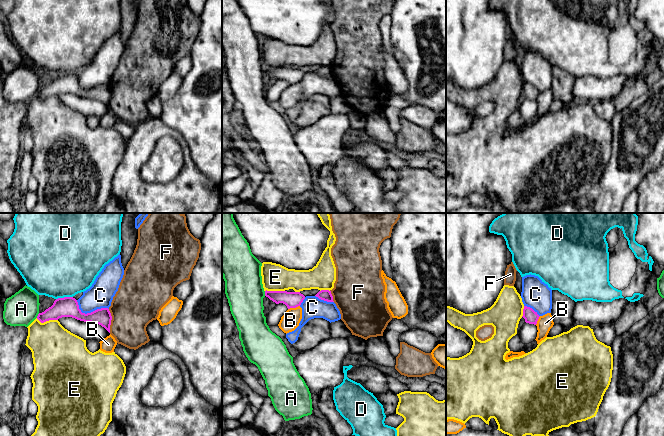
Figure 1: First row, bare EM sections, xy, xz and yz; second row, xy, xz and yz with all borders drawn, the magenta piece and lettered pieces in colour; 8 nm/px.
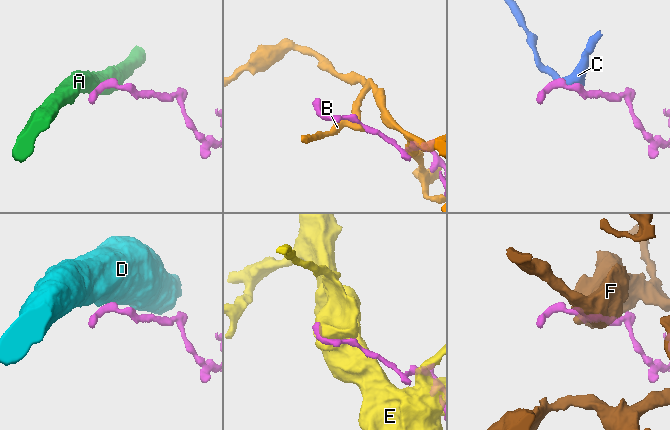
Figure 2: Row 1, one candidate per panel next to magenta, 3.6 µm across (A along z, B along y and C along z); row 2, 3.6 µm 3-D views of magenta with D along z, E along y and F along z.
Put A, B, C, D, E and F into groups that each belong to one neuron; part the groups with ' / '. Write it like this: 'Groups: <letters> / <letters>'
Groups: A D / B / C / E / F

